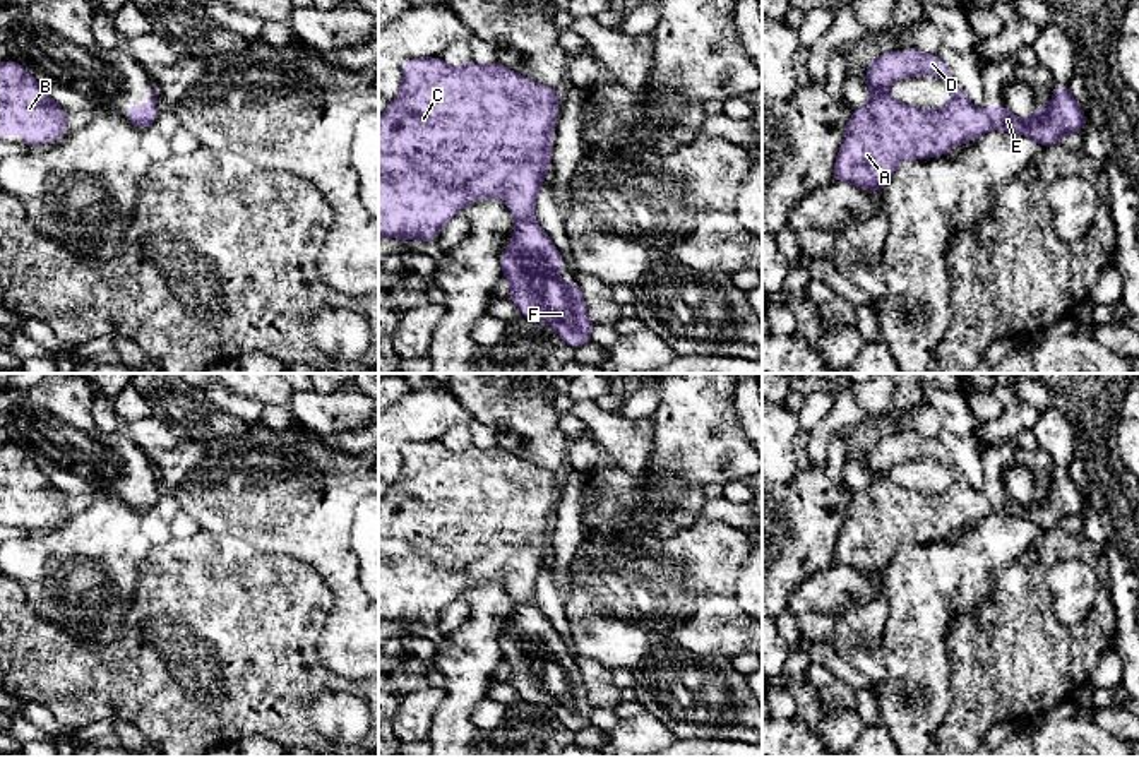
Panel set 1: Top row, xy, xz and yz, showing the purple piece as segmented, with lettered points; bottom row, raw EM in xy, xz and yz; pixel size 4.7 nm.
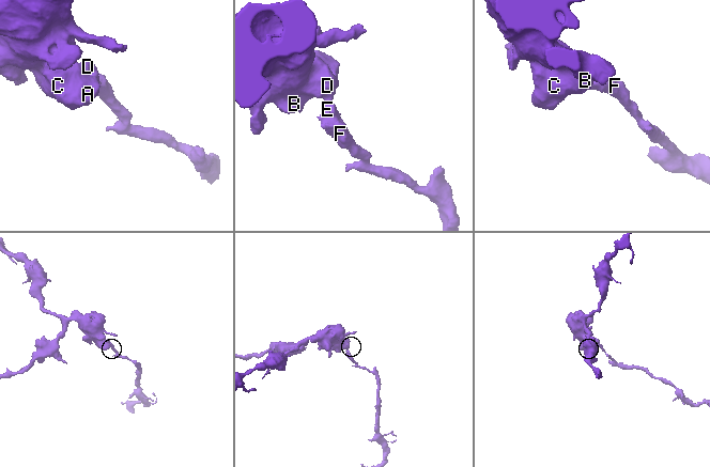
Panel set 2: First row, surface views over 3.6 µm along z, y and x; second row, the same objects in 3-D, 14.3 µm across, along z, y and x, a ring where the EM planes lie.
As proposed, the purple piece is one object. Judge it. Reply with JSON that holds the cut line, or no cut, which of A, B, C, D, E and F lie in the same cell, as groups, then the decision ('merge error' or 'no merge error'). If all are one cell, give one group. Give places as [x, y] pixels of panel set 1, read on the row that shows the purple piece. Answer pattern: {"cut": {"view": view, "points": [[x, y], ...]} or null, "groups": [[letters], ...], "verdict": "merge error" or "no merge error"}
{"cut": {"view": "yz", "points": [[983, 110], [994, 127]]}, "groups": [["A", "B", "C", "D"], ["E", "F"]], "verdict": "merge error"}

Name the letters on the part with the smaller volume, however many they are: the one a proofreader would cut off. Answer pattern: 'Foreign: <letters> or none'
Foreign: E, F

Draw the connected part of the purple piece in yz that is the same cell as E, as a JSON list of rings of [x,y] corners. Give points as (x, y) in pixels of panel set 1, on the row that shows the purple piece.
[[[1060,82],[1055,84],[1053,101],[1048,106],[1035,108],[1029,122],[1019,120],[1007,106],[987,106],[985,111],[993,128],[1028,135],[1043,149],[1057,144],[1062,134],[1081,134],[1082,127],[1088,123],[1069,86]]]

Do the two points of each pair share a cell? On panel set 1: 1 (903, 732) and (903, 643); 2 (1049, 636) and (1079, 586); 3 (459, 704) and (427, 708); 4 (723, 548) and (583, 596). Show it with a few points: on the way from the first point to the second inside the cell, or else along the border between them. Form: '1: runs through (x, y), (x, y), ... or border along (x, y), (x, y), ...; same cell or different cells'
1: runs through (912, 709), (917, 703), (915, 665); same cell
2: border along (1043, 581), (1062, 624), (1088, 617); different cells
3: border along (447, 692), (427, 739); different cells
4: runs through (689, 567), (629, 569), (617, 578); same cell

